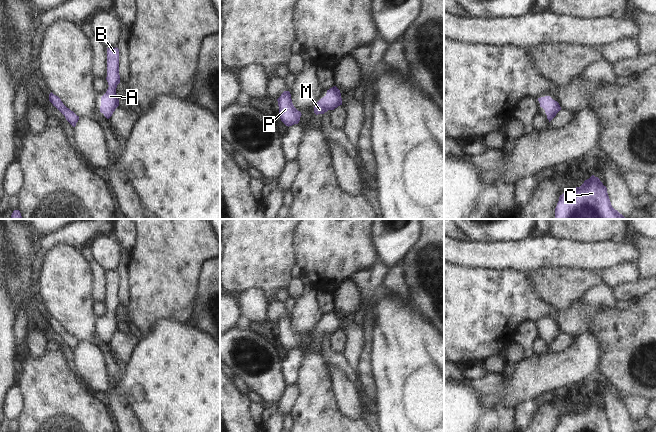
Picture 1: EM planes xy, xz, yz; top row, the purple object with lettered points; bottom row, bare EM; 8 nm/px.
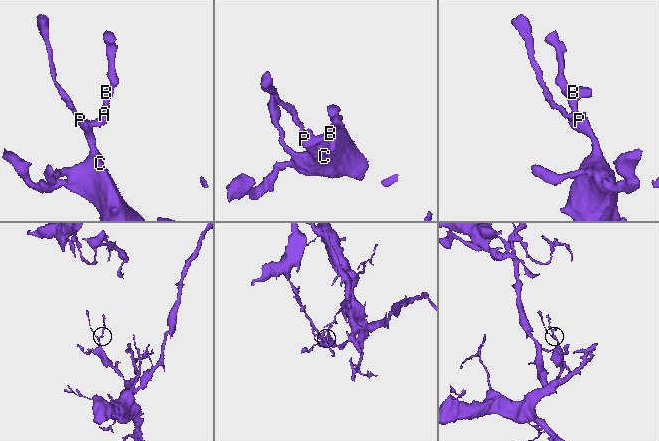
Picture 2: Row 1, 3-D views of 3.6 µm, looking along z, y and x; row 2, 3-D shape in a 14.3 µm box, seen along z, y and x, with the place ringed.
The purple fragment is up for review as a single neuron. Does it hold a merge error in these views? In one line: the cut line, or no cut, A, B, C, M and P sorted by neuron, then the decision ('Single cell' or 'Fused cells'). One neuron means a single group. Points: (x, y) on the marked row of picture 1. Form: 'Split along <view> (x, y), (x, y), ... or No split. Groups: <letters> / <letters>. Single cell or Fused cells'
No split. Groups: A B C M P. Single cell.

